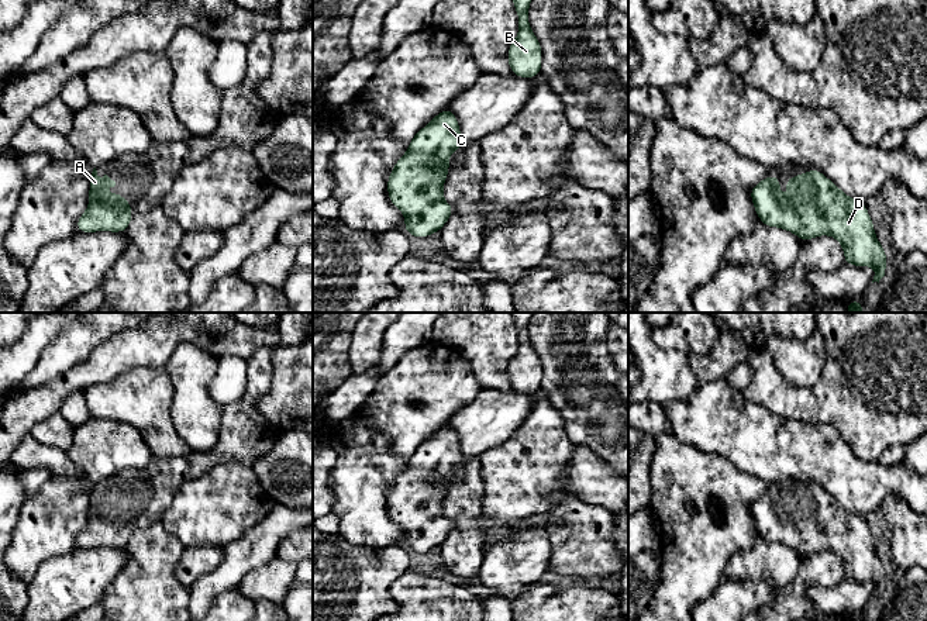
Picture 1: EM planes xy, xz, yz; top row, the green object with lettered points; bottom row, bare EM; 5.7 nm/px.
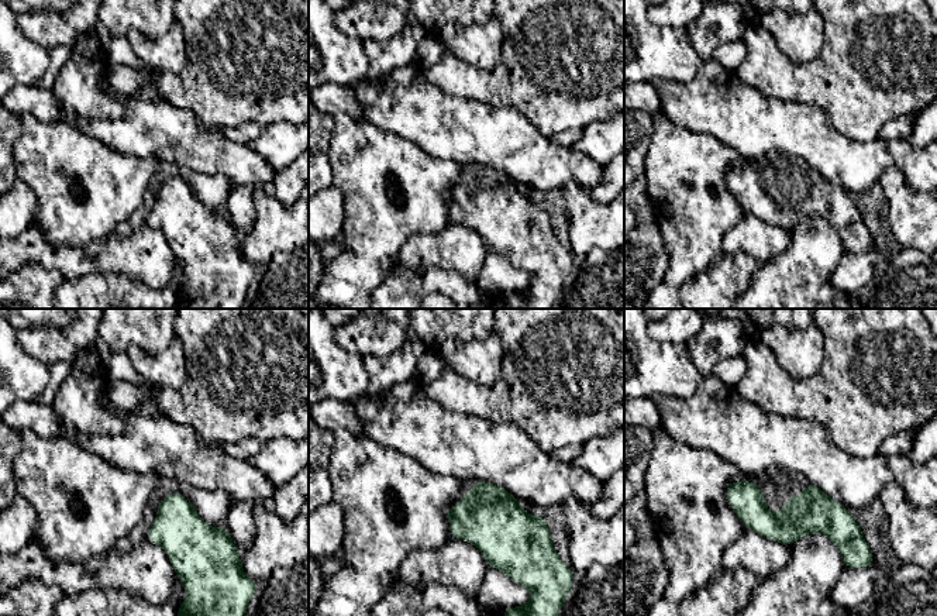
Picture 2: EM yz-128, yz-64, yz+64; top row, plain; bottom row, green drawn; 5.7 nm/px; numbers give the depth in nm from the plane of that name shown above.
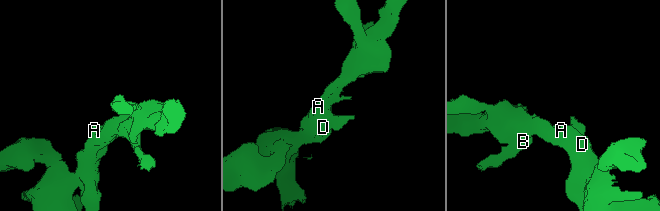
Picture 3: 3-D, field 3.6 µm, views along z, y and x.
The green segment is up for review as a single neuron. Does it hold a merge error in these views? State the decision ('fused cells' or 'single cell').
single cell

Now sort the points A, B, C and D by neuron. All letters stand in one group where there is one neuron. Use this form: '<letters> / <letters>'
A B C D

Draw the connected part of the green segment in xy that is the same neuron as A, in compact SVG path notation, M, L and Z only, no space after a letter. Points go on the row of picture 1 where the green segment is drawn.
M97 170L90 175L89 206L76 222L77 232L125 232L131 220L131 204L120 193L103 196L104 187L114 187L116 182L107 175L101 180L97 179Z

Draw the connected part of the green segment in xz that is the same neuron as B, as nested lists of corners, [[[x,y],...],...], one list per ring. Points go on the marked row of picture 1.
[[[513,0],[518,15],[518,34],[507,51],[507,62],[513,76],[533,79],[541,75],[541,44],[528,23],[531,0]]]

